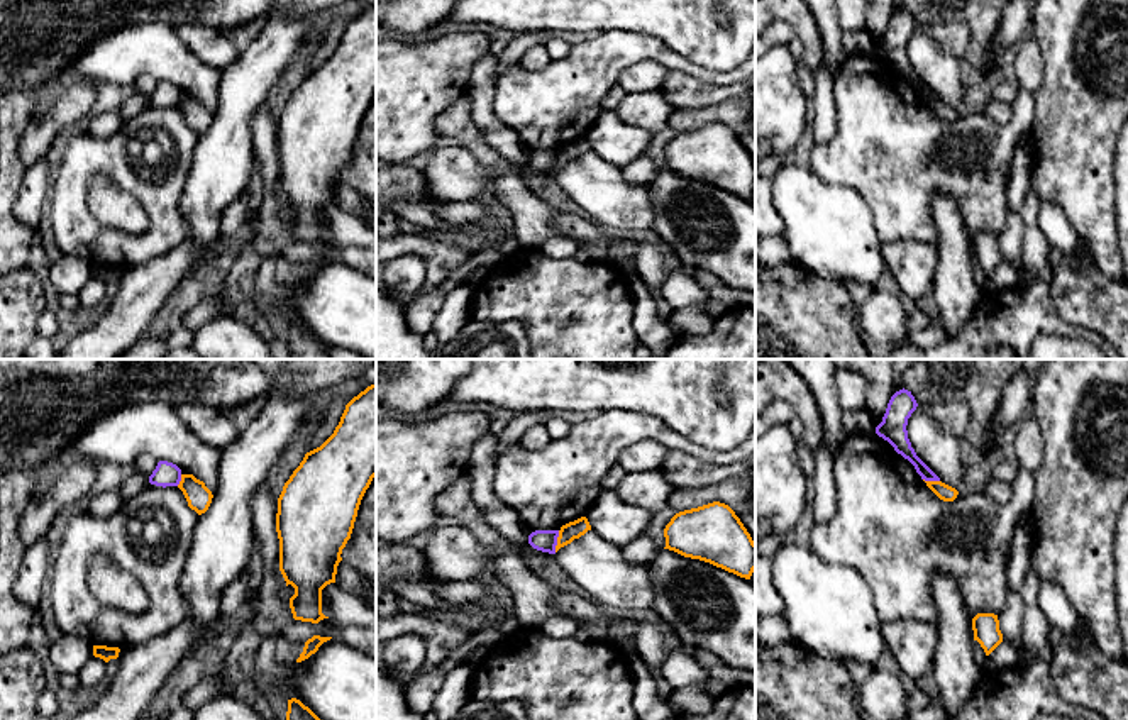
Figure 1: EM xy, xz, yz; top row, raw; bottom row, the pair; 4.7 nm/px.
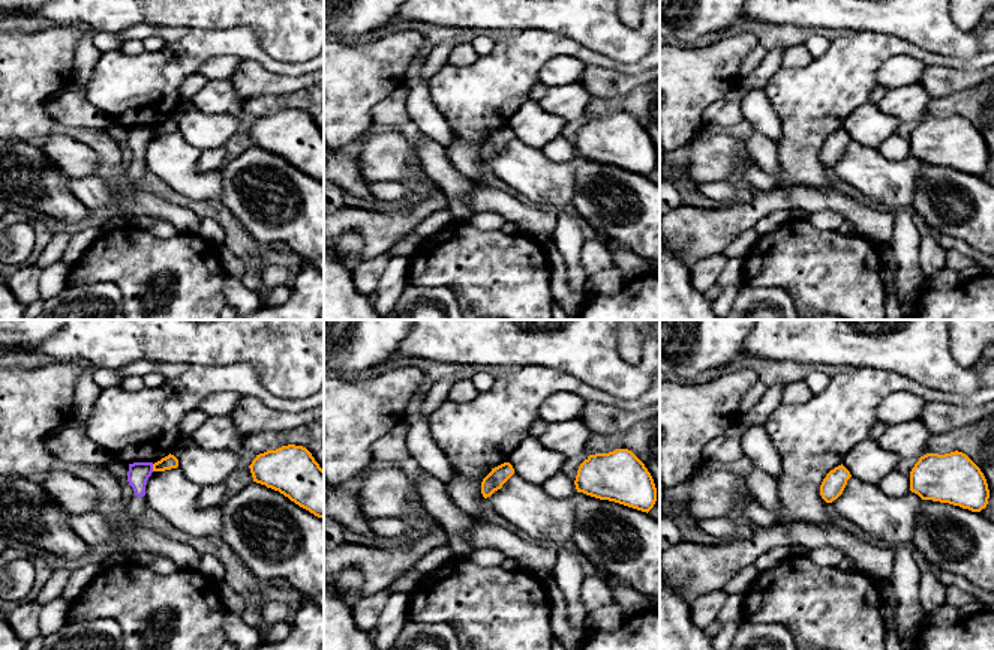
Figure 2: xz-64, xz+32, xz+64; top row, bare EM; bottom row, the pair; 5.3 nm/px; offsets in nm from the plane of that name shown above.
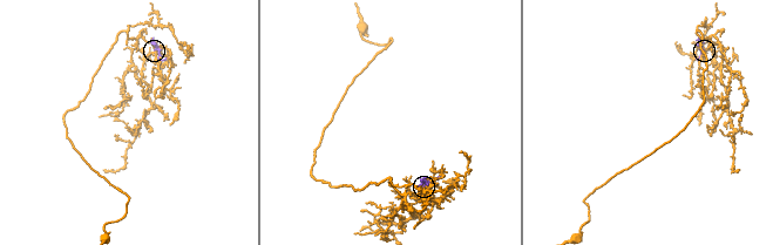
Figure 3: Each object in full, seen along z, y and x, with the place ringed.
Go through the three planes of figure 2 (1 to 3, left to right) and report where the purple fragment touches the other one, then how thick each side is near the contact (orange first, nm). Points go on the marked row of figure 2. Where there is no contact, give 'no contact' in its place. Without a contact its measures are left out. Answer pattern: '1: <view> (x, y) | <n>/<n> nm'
1: xz-64 (153, 467) | 70/120 nm
2: no contact
3: no contact

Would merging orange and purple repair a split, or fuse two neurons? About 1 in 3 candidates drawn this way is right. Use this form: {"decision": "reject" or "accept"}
{"decision": "reject"}

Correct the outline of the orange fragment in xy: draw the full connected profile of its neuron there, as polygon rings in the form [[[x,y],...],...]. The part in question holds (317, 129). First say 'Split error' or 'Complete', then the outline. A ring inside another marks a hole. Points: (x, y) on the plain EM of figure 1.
Complete. [[[371,5],[346,25],[334,54],[305,75],[278,119],[279,191],[286,207],[295,208],[290,219],[295,241],[318,244],[329,239],[322,234],[322,210],[335,203],[342,169],[351,159],[361,120],[374,97],[376,5]]]

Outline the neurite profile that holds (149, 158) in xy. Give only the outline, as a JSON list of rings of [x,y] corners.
[[[147,105],[125,122],[108,139],[86,134],[73,136],[61,156],[51,193],[53,239],[61,254],[71,254],[93,266],[130,268],[183,244],[188,229],[180,208],[183,190],[191,169],[198,134],[188,127],[178,107]],[[97,176],[108,178],[117,188],[130,195],[147,215],[147,230],[132,235],[97,220],[90,210],[90,181]]]

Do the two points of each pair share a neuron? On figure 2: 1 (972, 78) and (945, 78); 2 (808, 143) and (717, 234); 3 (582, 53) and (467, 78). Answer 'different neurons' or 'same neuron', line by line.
1: same neuron
2: different neurons
3: same neuron

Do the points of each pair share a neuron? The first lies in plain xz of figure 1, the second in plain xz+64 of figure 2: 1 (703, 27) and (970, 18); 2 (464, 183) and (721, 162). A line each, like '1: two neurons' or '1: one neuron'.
1: two neurons
2: one neuron

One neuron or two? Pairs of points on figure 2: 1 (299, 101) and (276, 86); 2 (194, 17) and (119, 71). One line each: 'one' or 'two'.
1: two
2: two

